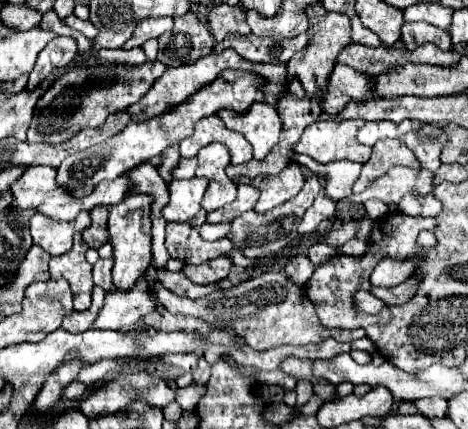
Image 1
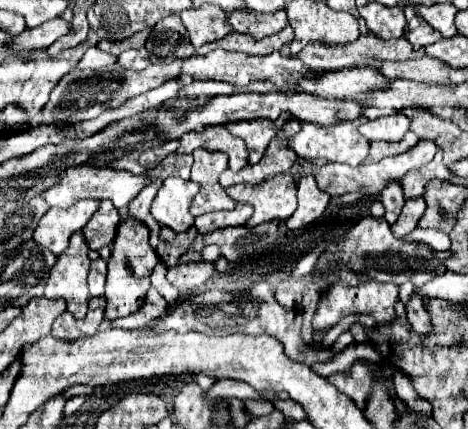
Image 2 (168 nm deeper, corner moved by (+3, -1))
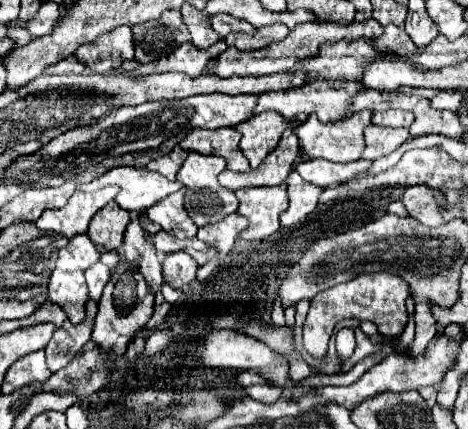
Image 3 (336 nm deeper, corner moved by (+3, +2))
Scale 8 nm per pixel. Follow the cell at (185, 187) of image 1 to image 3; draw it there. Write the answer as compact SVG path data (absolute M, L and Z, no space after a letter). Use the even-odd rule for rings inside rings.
M176 192L164 198L160 204L154 204L152 208L148 208L146 216L152 222L160 224L162 230L174 234L176 238L196 238L198 228L184 208L182 192Z

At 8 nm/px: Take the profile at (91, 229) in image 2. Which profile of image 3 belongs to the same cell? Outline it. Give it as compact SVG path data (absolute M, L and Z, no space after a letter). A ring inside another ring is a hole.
M110 202L92 218L88 228L88 238L104 250L118 250L124 242L124 232L128 222L130 214L122 210L116 202Z

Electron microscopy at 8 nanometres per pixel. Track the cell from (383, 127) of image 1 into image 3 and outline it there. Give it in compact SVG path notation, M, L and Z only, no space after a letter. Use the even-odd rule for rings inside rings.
M386 110L386 112L374 112L372 114L372 122L378 126L394 126L394 128L402 128L402 126L410 126L414 122L414 114L412 112L404 112L404 110Z

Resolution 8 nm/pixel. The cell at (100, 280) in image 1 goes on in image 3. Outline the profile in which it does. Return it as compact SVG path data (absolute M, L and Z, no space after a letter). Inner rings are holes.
M96 262L94 266L88 268L86 282L88 282L88 290L90 290L90 298L92 300L96 300L96 302L100 300L102 290L108 284L108 280L110 280L110 270L102 262Z

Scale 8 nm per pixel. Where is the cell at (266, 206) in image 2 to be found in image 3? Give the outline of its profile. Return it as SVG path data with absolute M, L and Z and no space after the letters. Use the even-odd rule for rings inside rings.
M276 186L276 188L252 188L252 190L238 190L238 200L240 208L238 214L248 218L248 228L242 230L240 238L254 242L254 240L264 240L270 234L278 232L280 228L280 212L288 208L288 196L286 196L286 186Z

